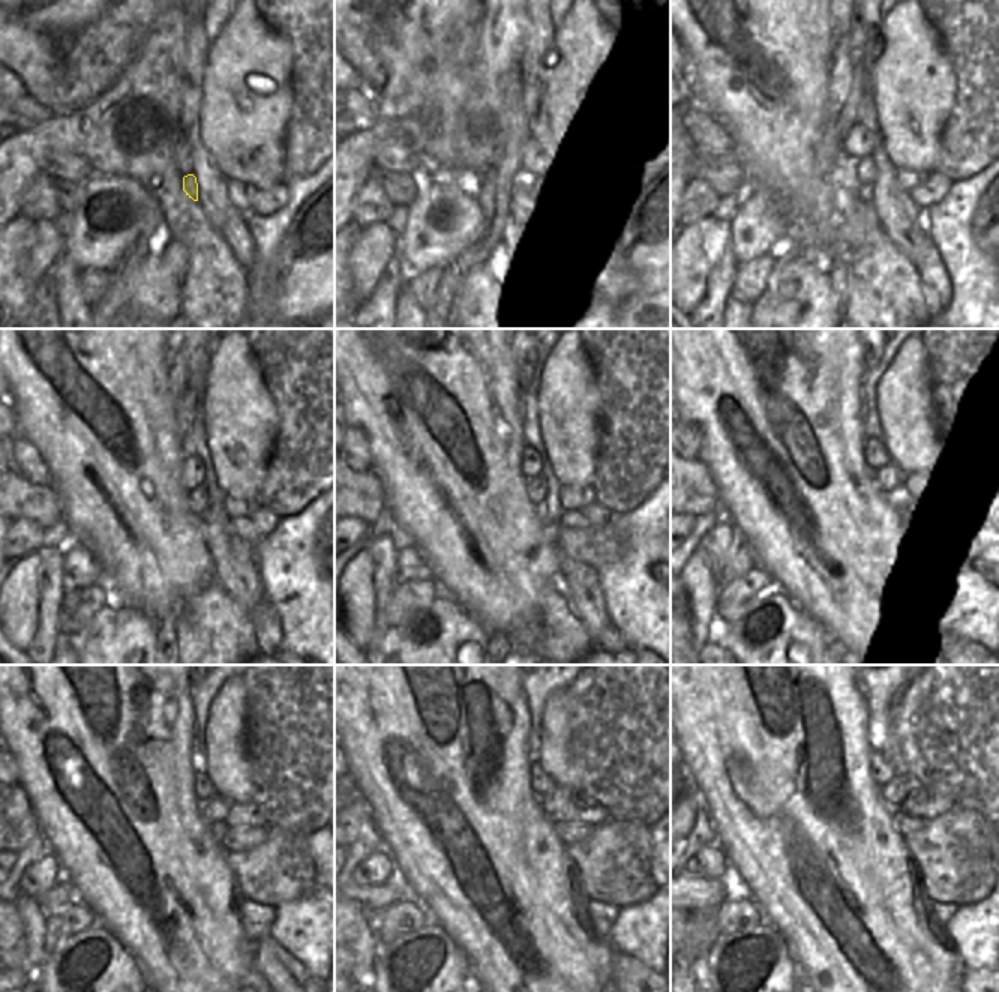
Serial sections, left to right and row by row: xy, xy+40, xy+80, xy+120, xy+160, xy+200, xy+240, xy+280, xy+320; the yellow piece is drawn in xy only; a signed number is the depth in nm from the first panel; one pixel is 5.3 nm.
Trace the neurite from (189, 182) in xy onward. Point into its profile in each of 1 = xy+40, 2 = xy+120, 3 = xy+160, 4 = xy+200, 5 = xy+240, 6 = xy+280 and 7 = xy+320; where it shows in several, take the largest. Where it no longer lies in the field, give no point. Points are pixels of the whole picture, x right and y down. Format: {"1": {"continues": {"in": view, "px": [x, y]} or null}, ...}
{"1": {"continues": {"in": "xy+40", "px": [527, 176]}}, "2": {"continues": {"in": "xy+120", "px": [197, 500]}}, "3": {"continues": {"in": "xy+160", "px": [546, 480]}}, "4": {"continues": {"in": "xy+200", "px": [887, 477]}}, "5": {"continues": {"in": "xy+240", "px": [215, 809]}}, "6": {"continues": {"in": "xy+280", "px": [554, 803]}}, "7": {"continues": {"in": "xy+320", "px": [897, 788]}}}

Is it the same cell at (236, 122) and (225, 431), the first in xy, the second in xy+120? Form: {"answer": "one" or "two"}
{"answer": "one"}

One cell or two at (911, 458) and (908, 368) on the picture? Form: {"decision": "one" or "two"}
{"decision": "one"}

